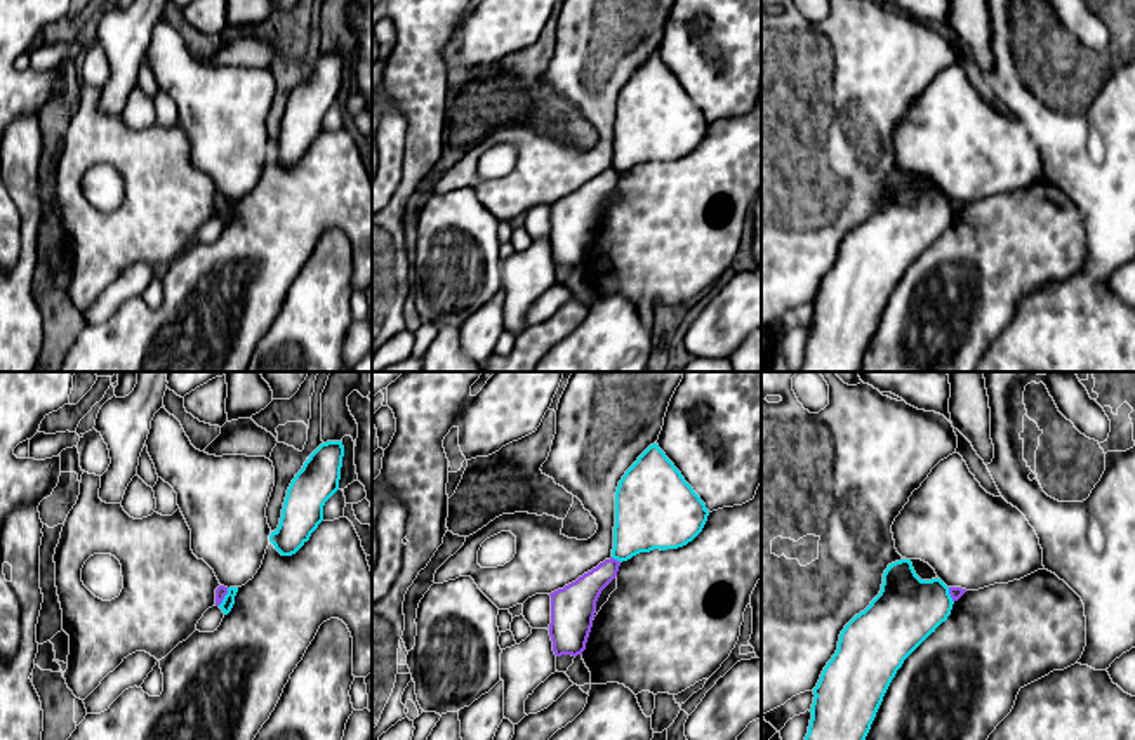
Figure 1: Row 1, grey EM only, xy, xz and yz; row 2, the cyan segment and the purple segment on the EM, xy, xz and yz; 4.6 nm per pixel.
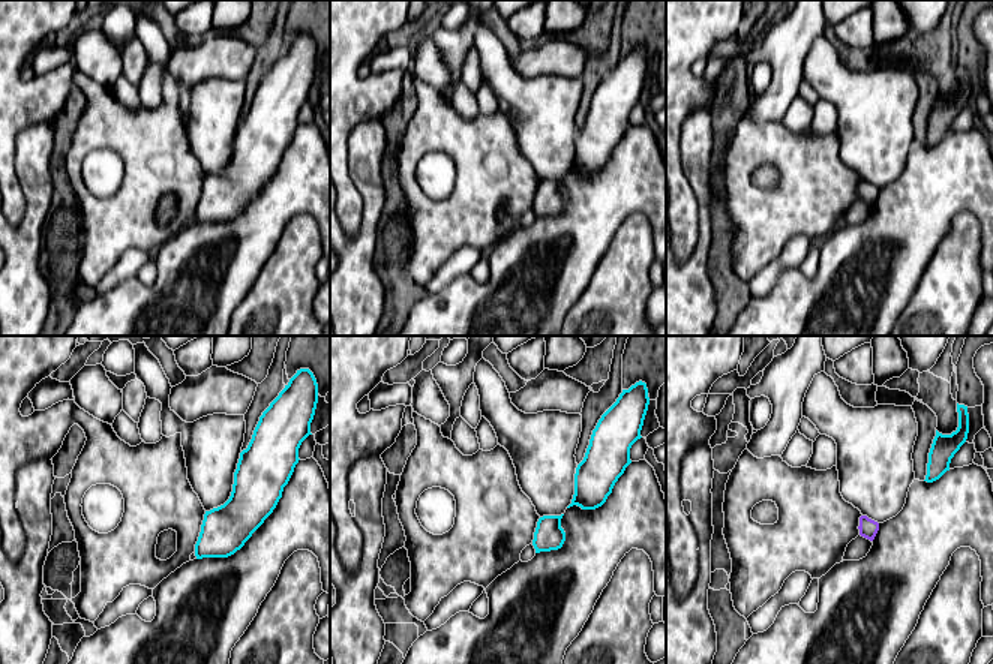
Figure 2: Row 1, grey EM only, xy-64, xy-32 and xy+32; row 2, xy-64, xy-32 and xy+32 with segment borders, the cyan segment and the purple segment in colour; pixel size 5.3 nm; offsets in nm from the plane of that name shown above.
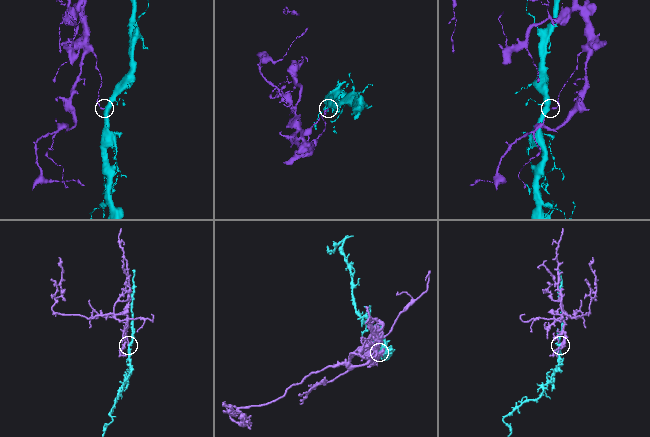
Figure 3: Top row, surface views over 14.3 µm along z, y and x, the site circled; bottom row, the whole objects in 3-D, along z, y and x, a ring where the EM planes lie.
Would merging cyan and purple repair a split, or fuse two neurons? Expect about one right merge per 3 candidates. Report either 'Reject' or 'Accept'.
Reject

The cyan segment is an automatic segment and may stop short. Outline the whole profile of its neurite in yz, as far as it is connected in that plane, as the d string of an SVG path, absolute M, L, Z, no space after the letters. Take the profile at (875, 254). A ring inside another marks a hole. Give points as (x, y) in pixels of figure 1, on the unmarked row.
M911 170L888 175L879 205L845 236L838 261L813 299L812 330L800 372L859 372L892 290L904 271L947 231L952 215L949 198L940 189L921 191Z

